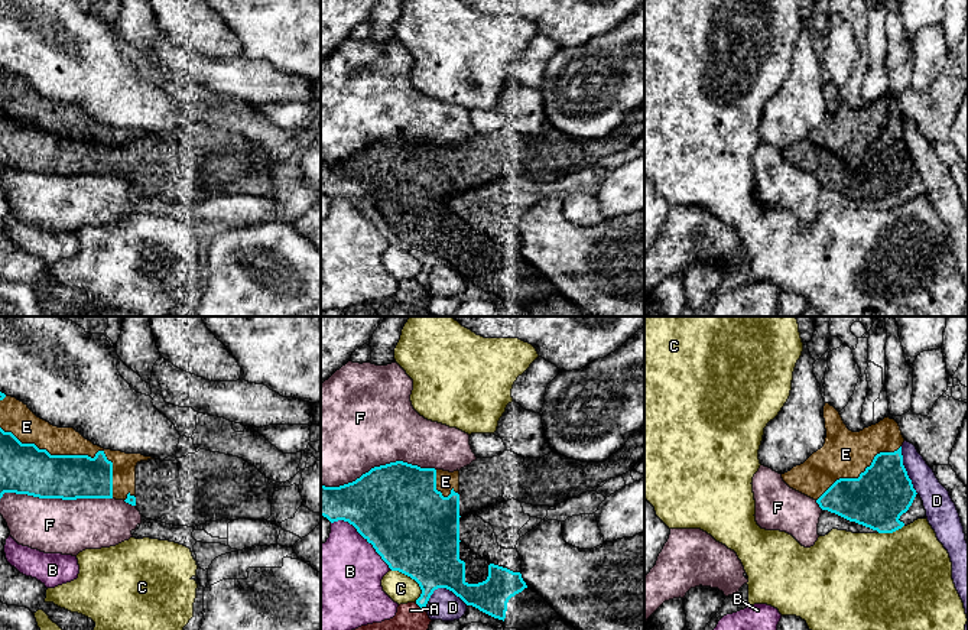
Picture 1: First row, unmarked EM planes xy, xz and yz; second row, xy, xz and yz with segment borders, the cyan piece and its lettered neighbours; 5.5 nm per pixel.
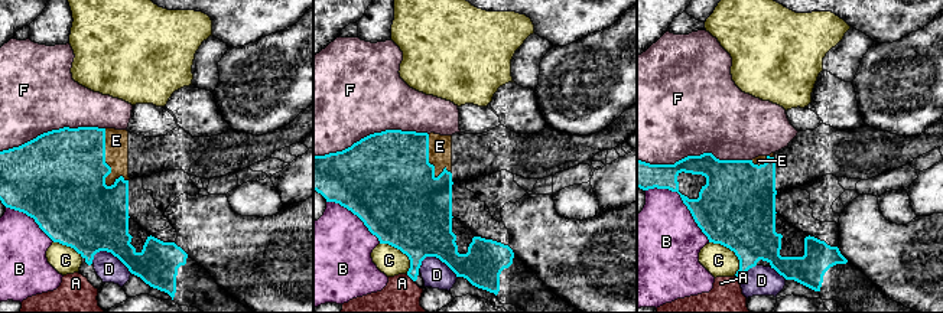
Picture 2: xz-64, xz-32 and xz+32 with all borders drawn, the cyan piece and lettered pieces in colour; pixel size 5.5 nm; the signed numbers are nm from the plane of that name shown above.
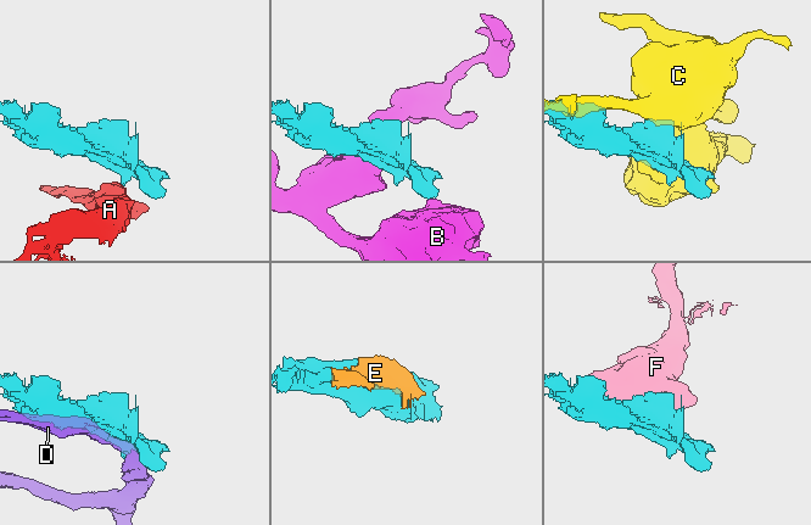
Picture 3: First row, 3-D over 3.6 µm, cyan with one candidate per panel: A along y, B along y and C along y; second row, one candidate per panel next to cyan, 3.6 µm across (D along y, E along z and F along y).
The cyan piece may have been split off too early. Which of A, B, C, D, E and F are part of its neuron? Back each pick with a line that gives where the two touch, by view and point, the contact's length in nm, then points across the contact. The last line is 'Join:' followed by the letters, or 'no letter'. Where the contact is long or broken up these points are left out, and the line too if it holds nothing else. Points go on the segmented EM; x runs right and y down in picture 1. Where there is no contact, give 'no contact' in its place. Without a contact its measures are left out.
Join: no letter

